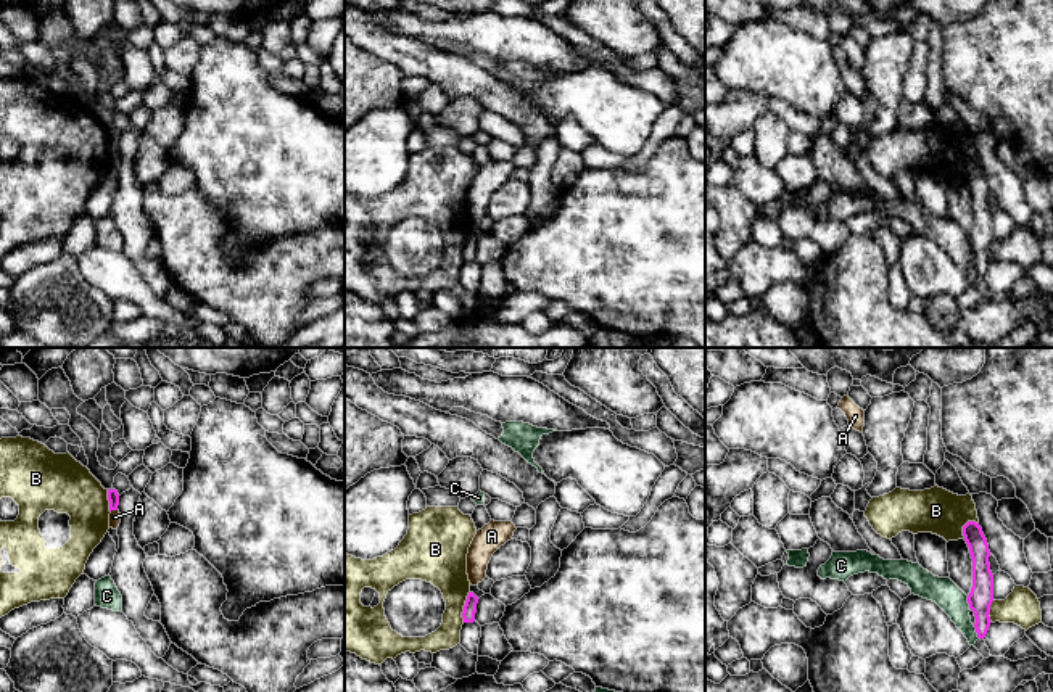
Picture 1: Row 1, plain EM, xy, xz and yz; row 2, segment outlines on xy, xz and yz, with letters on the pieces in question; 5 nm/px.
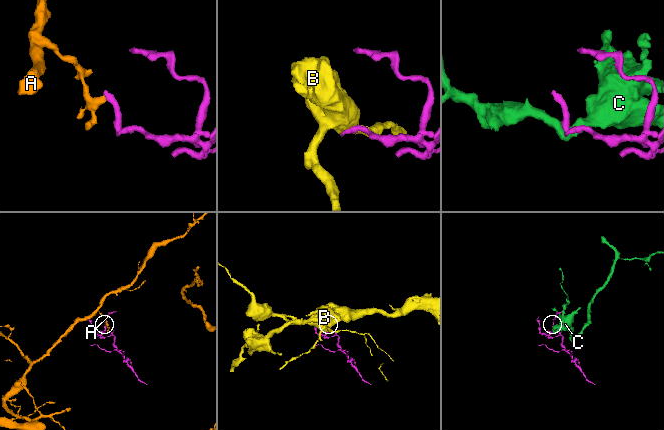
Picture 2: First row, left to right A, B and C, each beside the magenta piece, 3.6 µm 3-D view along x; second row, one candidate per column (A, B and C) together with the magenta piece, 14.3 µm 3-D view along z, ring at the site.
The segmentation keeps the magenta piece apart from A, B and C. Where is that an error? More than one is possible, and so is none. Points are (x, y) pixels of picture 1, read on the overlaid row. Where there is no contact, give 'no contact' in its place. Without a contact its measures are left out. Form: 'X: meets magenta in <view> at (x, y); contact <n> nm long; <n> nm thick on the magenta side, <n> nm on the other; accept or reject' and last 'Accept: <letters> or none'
A: meets magenta in xy at (113, 509); contact 40 nm long; 60 nm thick on the magenta side, 60 nm on the other; reject
B: meets magenta in xz at (464, 607); contact 160 nm long; 70 nm thick on the magenta side, 240 nm on the other; reject
C: meets magenta in yz at (976, 631); contact 80 nm long; 120 nm thick on the magenta side, 140 nm on the other; reject
Accept: none

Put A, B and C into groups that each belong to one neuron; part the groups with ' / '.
A / B / C

